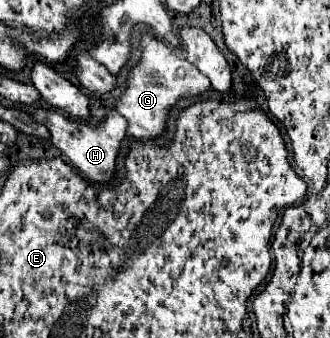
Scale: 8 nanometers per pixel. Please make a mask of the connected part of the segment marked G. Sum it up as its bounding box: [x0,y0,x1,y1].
[116,34,210,140]

